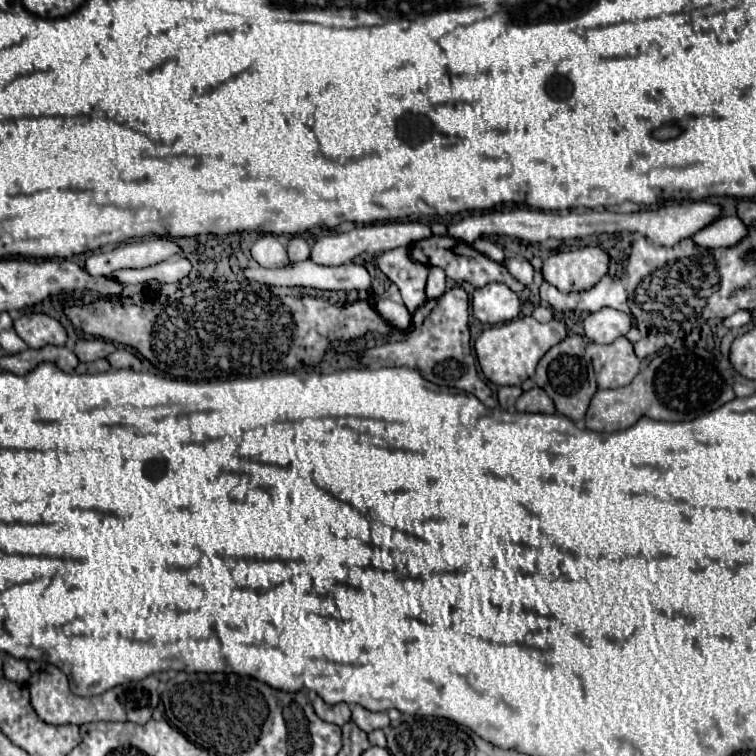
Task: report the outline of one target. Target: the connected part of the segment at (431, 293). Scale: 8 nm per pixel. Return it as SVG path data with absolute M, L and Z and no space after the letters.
M433 266L429 270L429 280L427 280L427 300L439 298L443 292L445 292L445 272Z

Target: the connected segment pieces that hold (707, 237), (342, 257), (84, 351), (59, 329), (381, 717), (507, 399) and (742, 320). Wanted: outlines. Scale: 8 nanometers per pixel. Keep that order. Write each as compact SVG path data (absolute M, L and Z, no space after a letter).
M719 216L707 228L701 228L693 240L705 248L723 248L737 244L747 234L747 226L737 216Z
M421 222L371 223L369 226L357 226L345 234L318 237L311 248L311 260L317 264L323 264L323 266L341 266L341 264L351 262L359 254L377 256L381 252L393 250L399 246L411 246L411 244L415 244L427 236L431 236L431 230L429 230L429 226L425 226Z
M99 338L79 340L73 348L75 356L81 362L93 362L93 360L99 360L99 358L107 358L113 350L115 350L115 346L111 342L105 342L105 340L99 340Z
M21 314L15 320L15 332L25 340L29 348L41 348L45 344L63 346L67 342L65 328L47 314Z
M357 704L351 706L351 712L353 712L353 722L365 732L389 726L387 712L369 712L369 710L365 710L363 706L357 706Z
M501 386L499 390L497 390L497 398L499 398L499 406L503 408L503 410L513 410L513 404L515 404L515 400L521 396L521 388L519 386Z
M739 310L731 316L727 316L725 320L723 320L723 324L727 326L727 328L741 328L752 320L752 315L750 311L747 310Z

